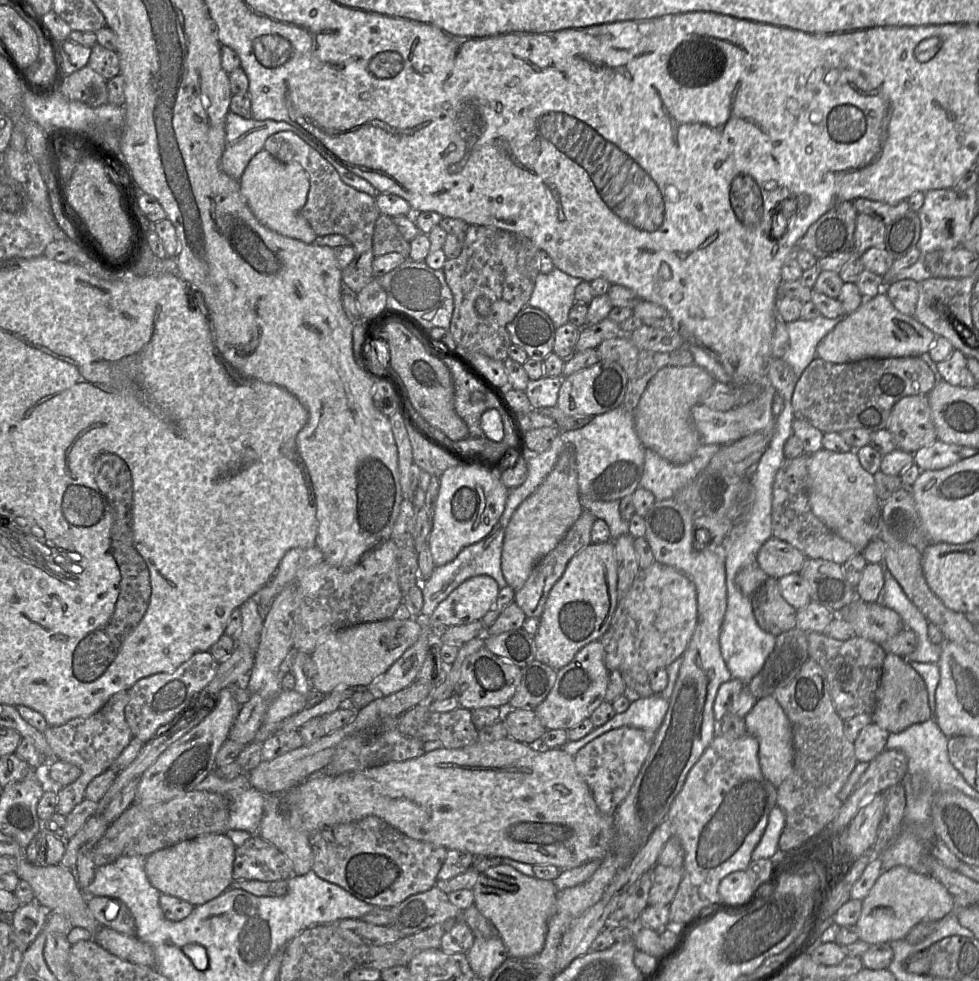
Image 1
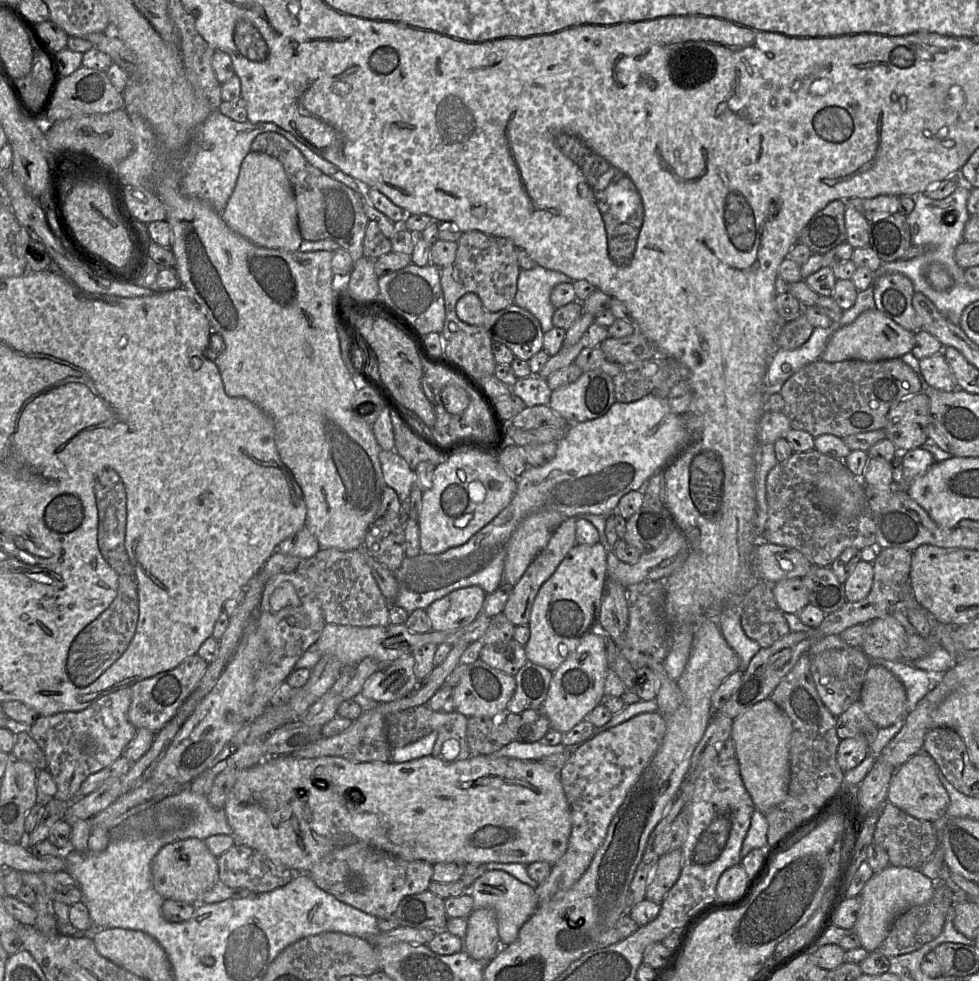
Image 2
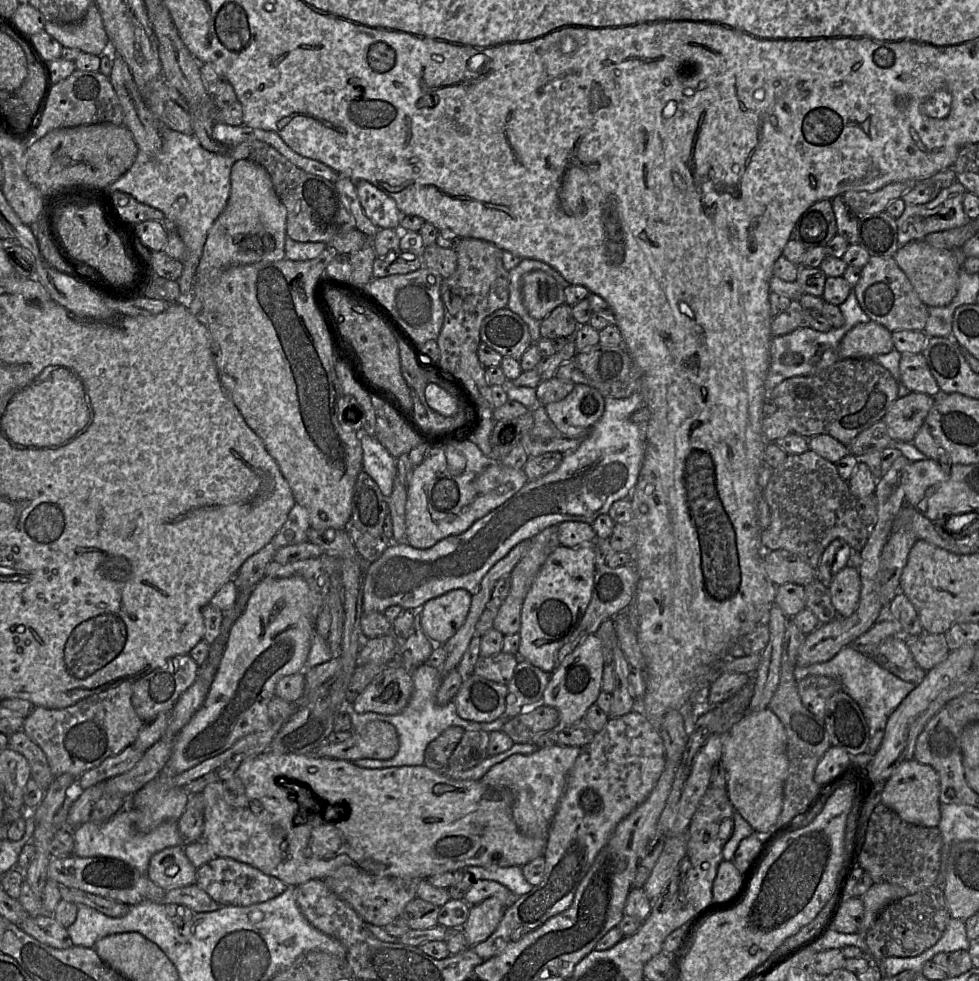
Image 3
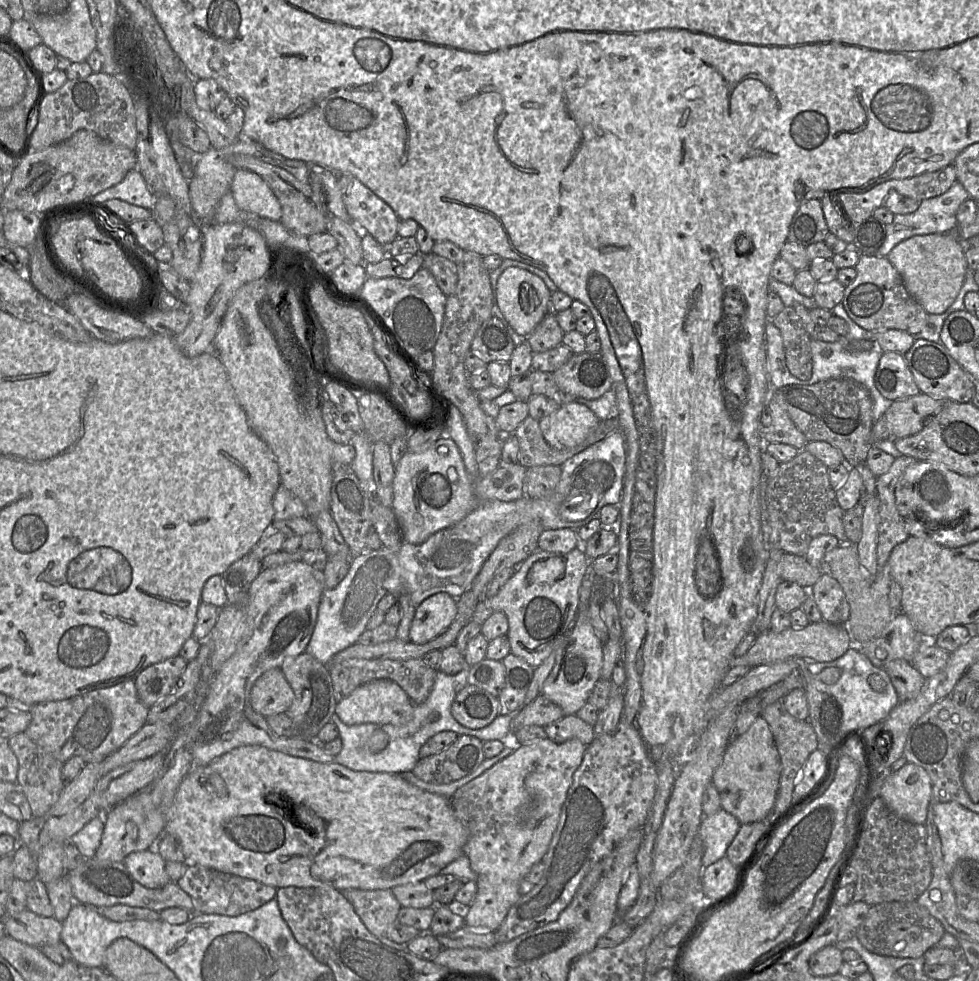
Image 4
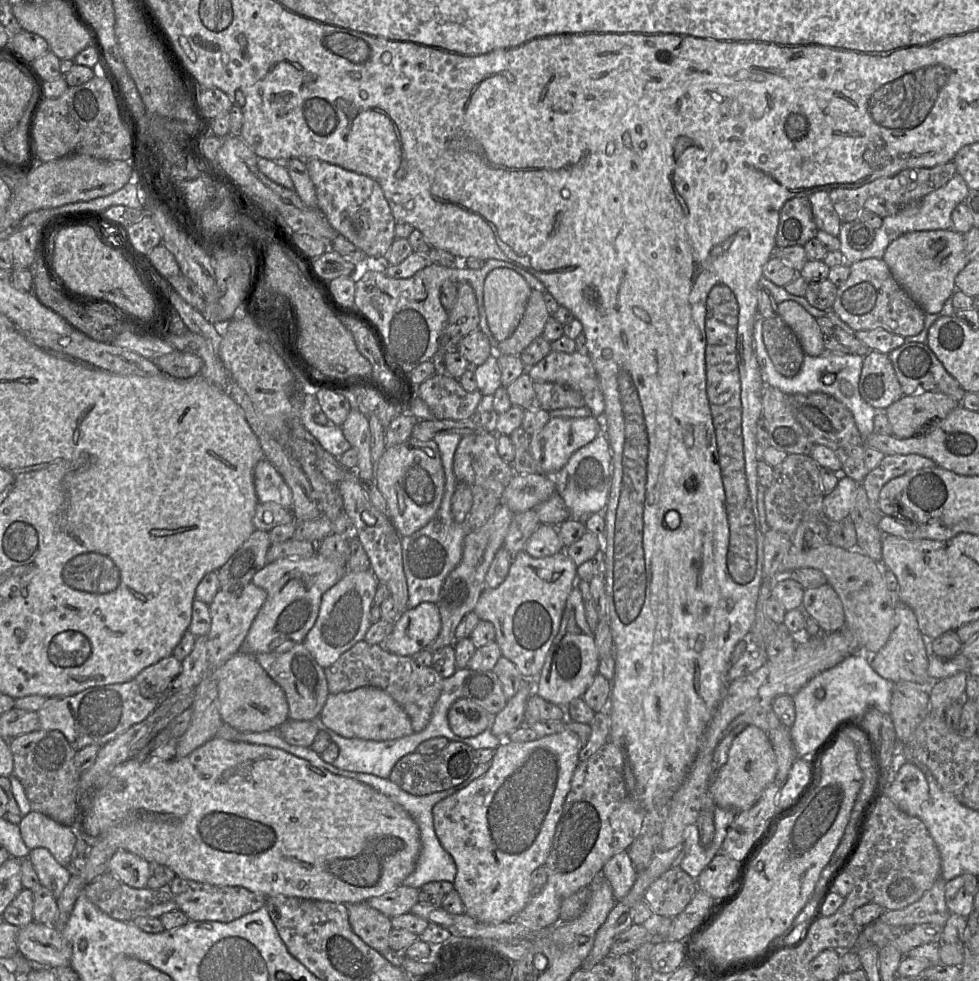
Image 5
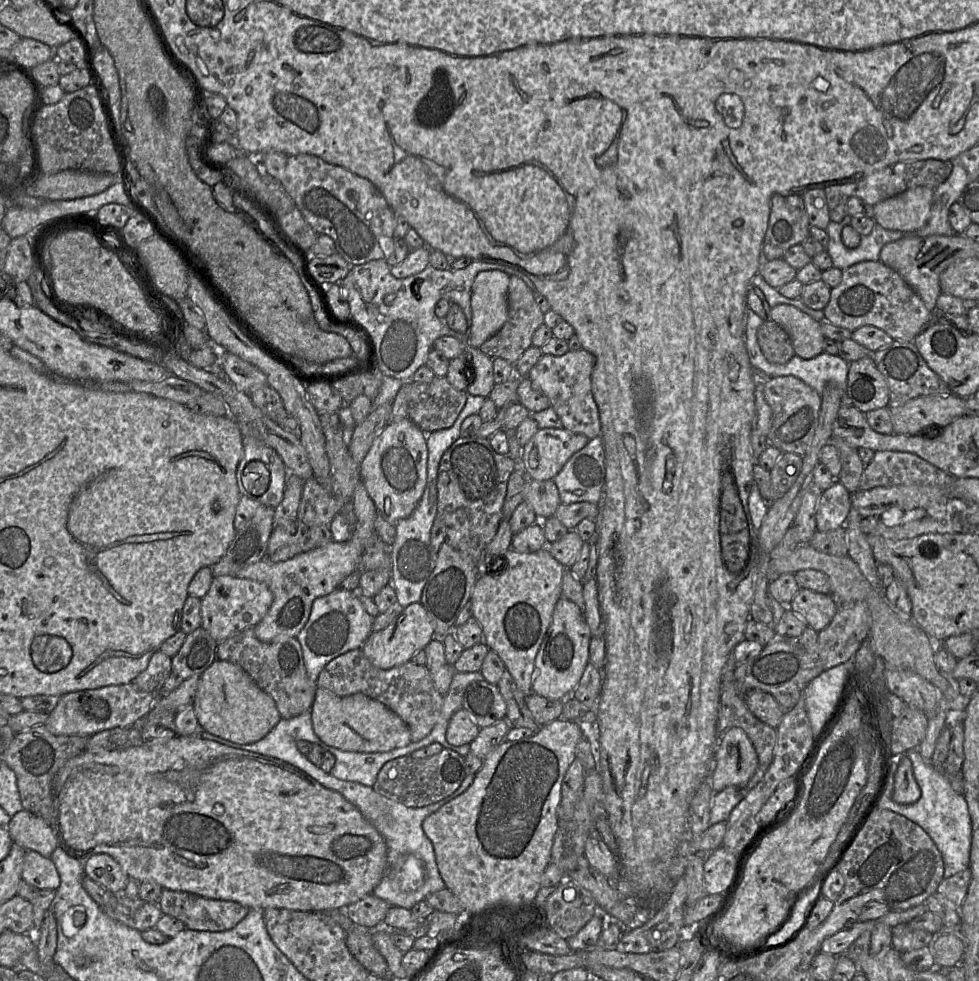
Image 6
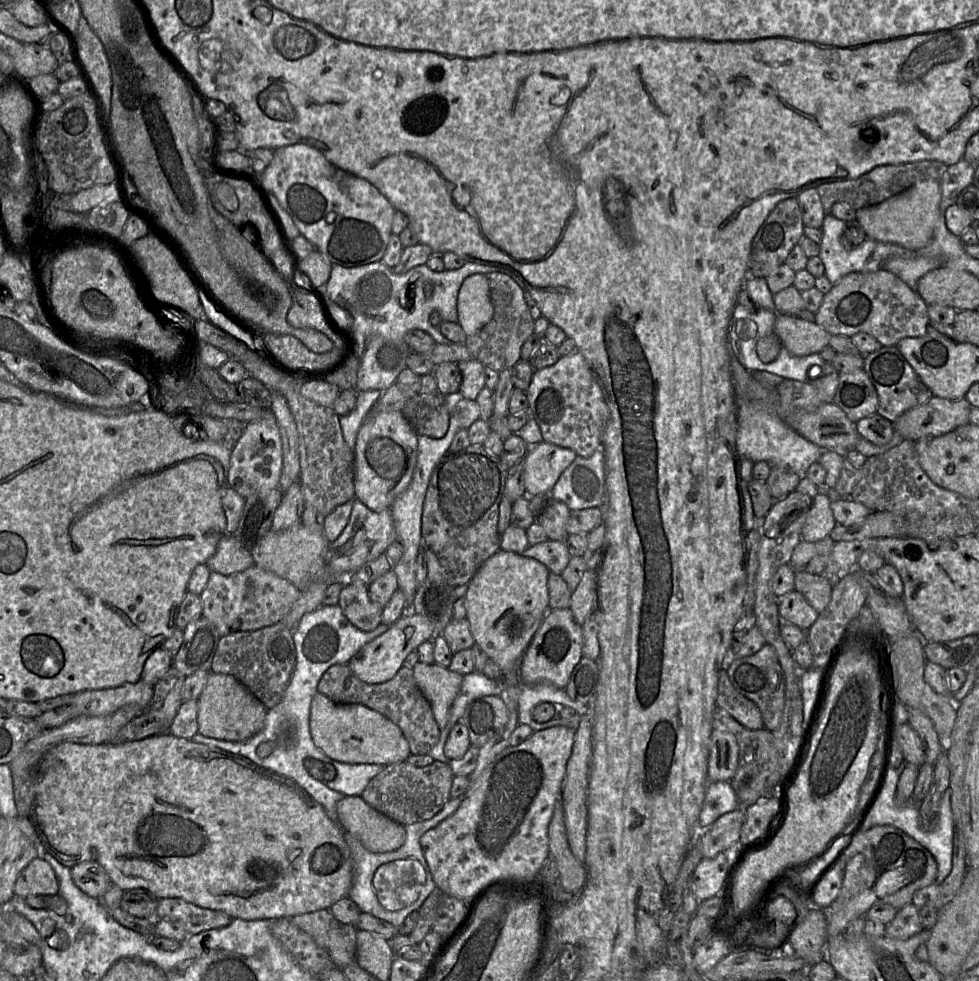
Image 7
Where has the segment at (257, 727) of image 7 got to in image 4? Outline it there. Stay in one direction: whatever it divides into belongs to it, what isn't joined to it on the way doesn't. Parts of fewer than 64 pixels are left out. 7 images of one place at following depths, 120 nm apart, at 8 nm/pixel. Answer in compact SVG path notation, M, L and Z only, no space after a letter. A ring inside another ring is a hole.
M272 668L263 673L254 683L249 702L253 710L268 718L286 713L294 700L294 692L281 668Z

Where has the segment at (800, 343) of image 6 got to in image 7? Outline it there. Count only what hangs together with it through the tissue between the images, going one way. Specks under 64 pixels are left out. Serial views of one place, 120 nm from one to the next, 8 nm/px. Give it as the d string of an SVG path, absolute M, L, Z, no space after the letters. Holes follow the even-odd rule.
M789 314L777 315L774 333L782 345L795 356L820 353L825 346L829 345L832 336L814 321Z

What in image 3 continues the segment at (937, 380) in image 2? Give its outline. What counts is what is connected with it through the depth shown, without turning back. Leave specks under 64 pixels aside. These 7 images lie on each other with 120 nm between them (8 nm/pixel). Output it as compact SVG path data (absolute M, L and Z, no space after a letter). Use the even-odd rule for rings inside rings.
M921 353L902 354L899 365L899 382L902 390L938 396L940 388L932 376Z

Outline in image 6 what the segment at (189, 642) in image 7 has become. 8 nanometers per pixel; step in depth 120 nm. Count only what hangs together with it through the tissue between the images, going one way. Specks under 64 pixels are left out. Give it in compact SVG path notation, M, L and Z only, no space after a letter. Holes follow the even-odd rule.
M203 627L187 634L178 653L171 657L171 673L159 691L169 694L185 680L200 676L217 659L217 646Z

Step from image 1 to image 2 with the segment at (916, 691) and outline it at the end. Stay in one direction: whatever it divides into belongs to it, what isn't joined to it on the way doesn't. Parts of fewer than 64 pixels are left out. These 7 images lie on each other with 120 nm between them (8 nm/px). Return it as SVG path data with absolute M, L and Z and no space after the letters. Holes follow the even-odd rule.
M872 664L866 673L860 702L870 720L884 728L907 715L907 696L902 682L880 664Z

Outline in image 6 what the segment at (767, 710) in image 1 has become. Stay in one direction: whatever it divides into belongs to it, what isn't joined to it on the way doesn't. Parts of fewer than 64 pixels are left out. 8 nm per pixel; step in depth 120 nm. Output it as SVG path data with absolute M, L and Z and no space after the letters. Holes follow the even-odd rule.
M734 727L718 736L718 748L711 769L714 792L728 786L745 789L757 769L757 753L744 730Z

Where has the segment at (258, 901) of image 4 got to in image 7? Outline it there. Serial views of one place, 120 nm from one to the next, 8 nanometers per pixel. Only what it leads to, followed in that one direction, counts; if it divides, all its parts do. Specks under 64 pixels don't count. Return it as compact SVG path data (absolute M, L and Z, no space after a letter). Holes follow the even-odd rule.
M181 898L158 899L155 915L181 924L189 935L228 926L232 917L222 911L199 907Z

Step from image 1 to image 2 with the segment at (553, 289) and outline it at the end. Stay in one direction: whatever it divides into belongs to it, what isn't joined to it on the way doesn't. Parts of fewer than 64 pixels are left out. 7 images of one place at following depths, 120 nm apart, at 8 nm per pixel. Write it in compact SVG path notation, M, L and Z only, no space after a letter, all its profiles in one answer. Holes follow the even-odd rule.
M537 265L532 269L521 269L514 304L532 315L540 322L543 332L554 328L552 316L556 308L550 301L553 288L561 283L572 283L569 276Z

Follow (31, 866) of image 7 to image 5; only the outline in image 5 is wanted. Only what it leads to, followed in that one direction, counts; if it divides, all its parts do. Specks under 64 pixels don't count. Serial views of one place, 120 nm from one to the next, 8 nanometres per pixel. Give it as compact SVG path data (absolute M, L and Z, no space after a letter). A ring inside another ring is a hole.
M45 848L30 850L27 858L31 861L40 884L58 899L71 877L66 867L59 865Z

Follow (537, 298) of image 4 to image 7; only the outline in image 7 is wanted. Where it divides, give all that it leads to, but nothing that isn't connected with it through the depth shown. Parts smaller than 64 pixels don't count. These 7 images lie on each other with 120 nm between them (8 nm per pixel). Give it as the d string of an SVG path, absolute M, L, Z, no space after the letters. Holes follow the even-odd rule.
M473 274L463 281L457 298L457 313L457 323L466 336L474 335L492 319L494 308L486 275Z

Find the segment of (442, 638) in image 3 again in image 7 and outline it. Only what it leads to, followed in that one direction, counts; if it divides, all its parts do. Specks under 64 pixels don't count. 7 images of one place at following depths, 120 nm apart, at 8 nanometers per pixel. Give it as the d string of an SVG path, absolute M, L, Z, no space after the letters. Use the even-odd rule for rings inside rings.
M402 615L390 628L365 644L347 663L354 675L363 682L378 684L395 676L403 666L407 655L415 651L420 644L430 640L434 633L432 622L423 615Z

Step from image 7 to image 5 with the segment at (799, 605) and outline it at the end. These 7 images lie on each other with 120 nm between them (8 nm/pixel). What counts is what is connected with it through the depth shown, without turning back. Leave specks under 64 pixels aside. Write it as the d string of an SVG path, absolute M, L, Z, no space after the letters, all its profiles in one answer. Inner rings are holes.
M829 583L805 589L801 609L814 618L822 633L845 628L842 602Z

